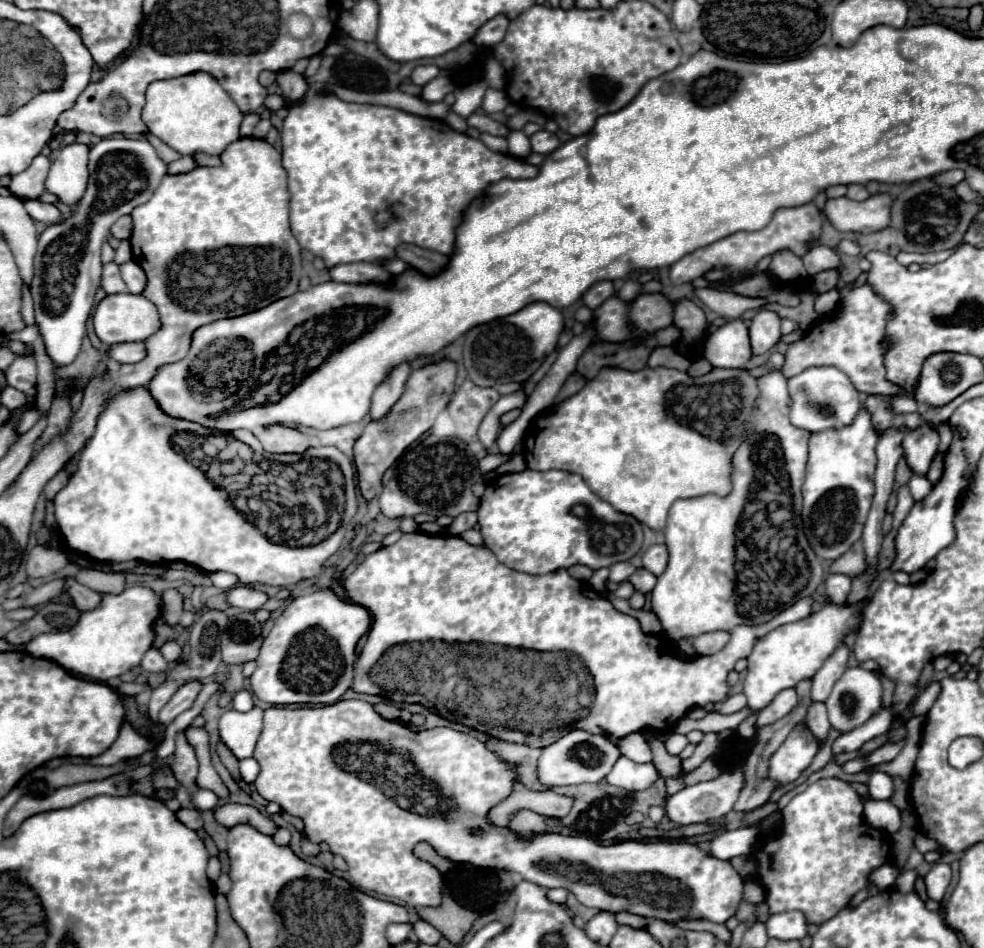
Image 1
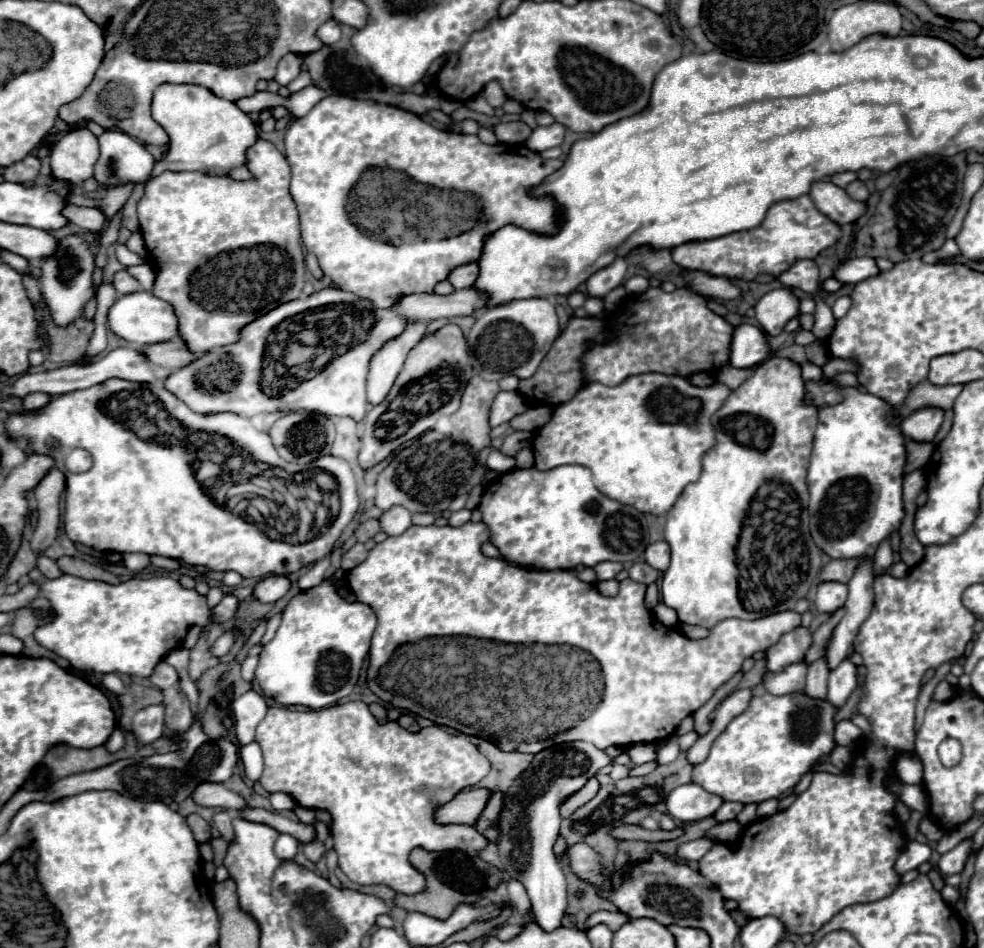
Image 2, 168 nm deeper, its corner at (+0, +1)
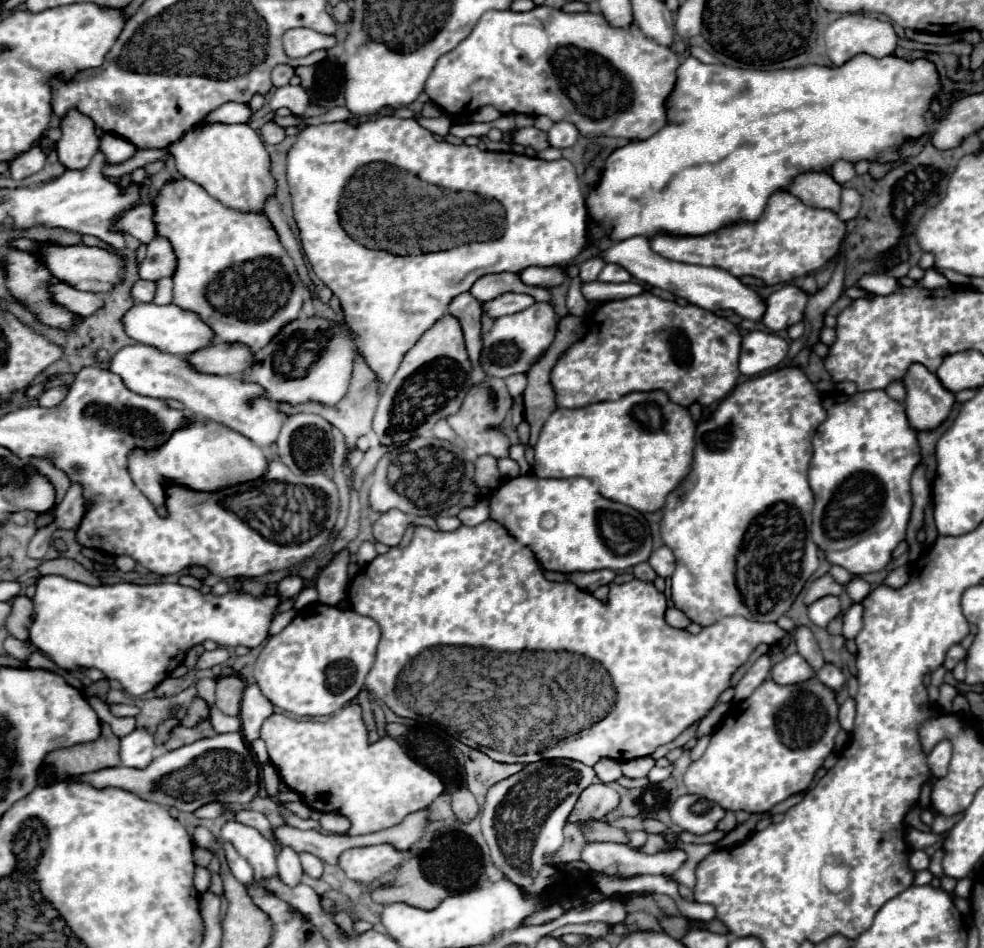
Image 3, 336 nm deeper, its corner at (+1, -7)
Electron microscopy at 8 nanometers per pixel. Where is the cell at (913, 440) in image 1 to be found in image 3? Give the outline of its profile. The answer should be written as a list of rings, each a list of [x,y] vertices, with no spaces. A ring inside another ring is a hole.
[[[912,365],[904,377],[906,415],[914,431],[932,431],[940,427],[954,403],[954,395],[942,387],[938,377],[924,365]]]

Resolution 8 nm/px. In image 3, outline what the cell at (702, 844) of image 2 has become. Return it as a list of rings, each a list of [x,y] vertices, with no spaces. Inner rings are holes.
[[[590,843],[582,851],[582,861],[592,871],[612,875],[612,877],[624,877],[624,879],[632,879],[638,875],[674,875],[686,863],[686,859],[688,855],[682,849],[668,849],[654,855],[646,855],[646,853],[634,851],[628,845],[618,845],[618,843]]]

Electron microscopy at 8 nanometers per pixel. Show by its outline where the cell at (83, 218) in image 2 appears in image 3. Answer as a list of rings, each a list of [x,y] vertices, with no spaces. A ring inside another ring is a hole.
[[[150,203],[134,205],[134,209],[126,209],[126,213],[122,213],[118,221],[114,221],[114,229],[118,229],[118,233],[130,233],[140,243],[150,243],[156,237],[152,213],[154,211]]]

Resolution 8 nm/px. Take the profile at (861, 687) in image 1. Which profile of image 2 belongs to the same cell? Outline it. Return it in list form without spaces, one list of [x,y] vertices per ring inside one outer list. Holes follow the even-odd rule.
[[[845,659],[839,663],[839,667],[829,671],[829,679],[827,679],[827,699],[835,705],[841,707],[849,695],[853,693],[853,689],[857,687],[857,677],[855,677],[855,665]]]

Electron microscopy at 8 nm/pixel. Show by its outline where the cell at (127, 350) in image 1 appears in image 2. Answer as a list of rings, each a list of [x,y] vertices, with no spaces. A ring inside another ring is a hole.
[[[175,337],[175,339],[165,341],[165,343],[149,345],[149,347],[145,347],[145,353],[153,365],[165,367],[171,371],[187,367],[197,359],[197,355],[187,349],[187,345],[183,343],[181,337]]]

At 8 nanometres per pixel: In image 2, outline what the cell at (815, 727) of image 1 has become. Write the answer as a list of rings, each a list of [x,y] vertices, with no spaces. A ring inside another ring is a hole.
[[[821,657],[815,663],[809,665],[809,673],[807,673],[807,693],[811,693],[811,697],[827,697],[827,659]]]

